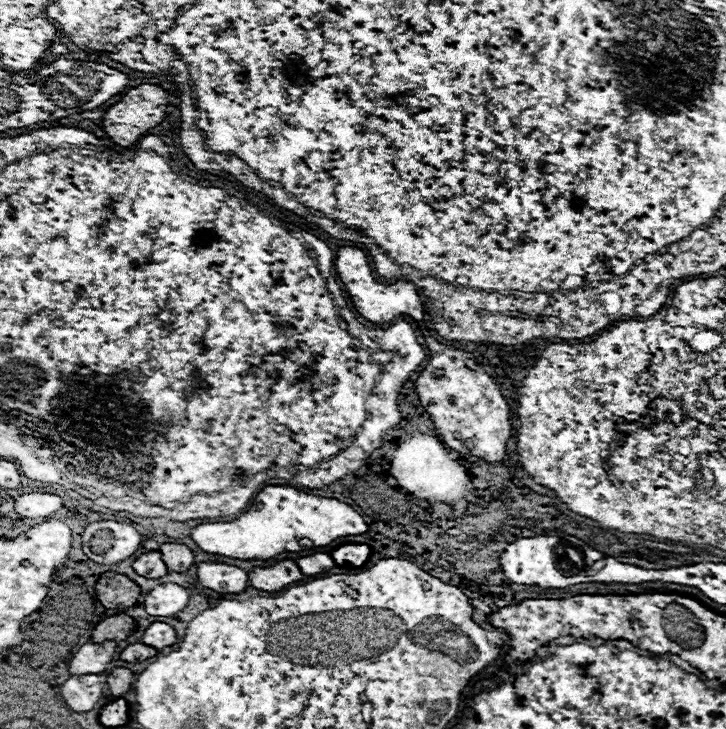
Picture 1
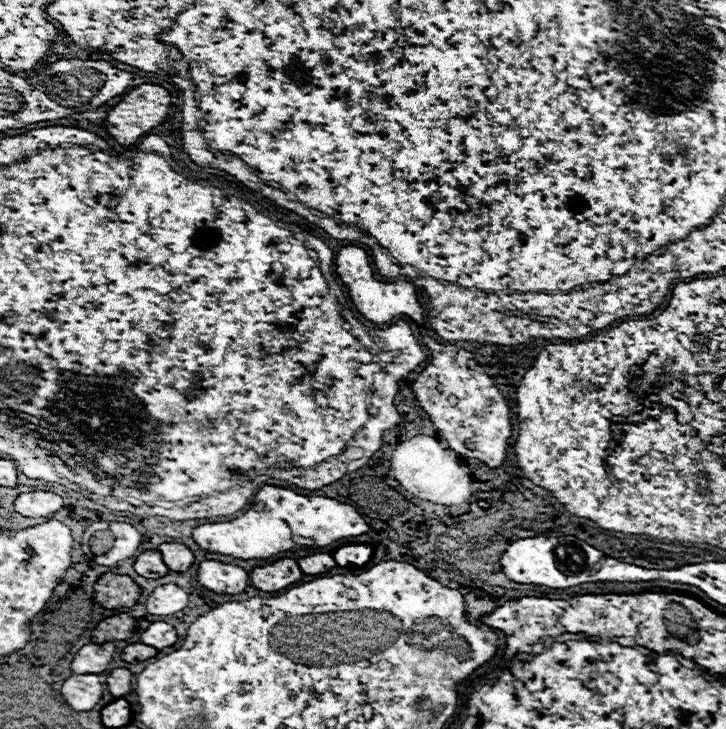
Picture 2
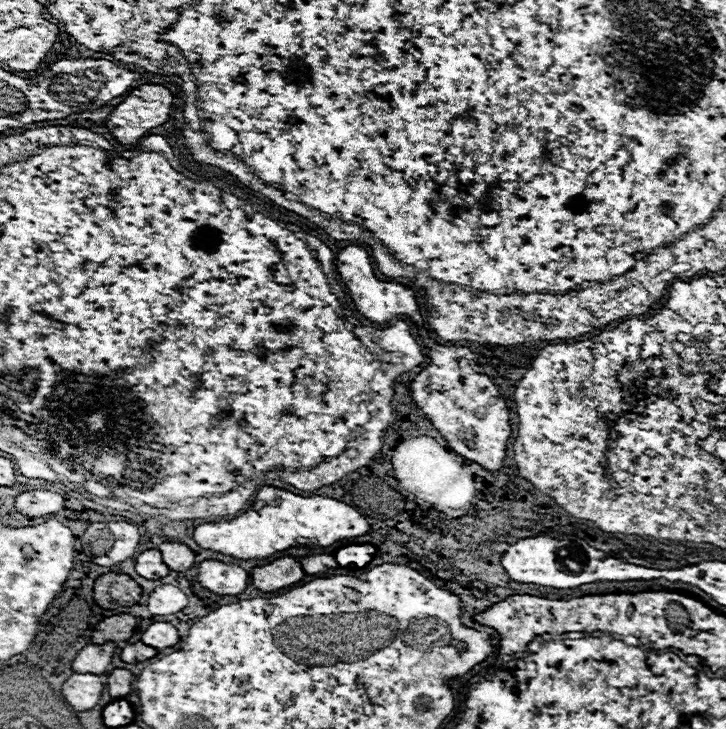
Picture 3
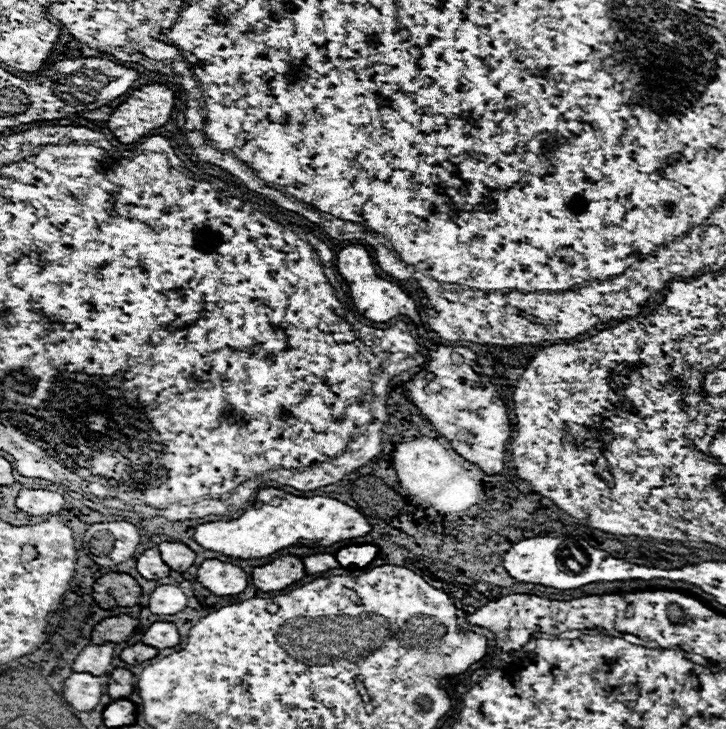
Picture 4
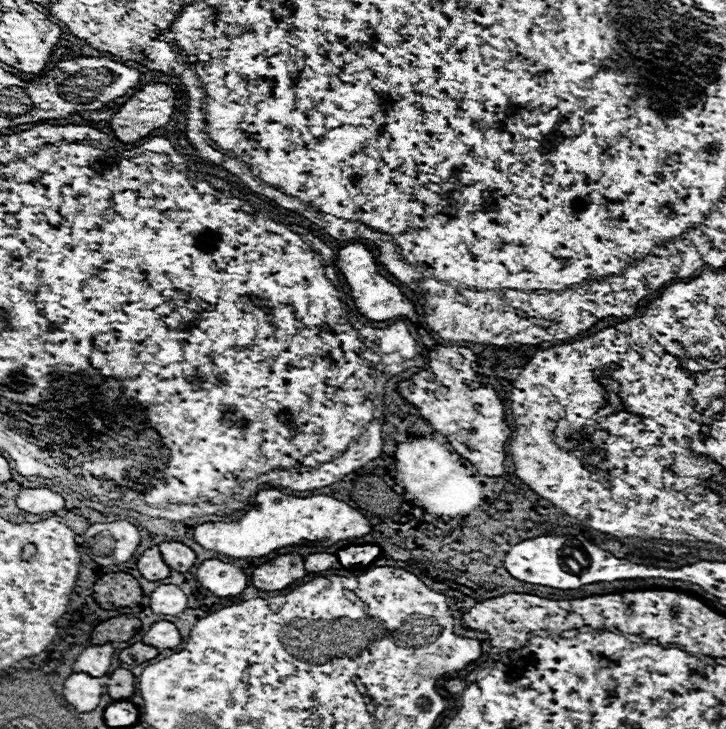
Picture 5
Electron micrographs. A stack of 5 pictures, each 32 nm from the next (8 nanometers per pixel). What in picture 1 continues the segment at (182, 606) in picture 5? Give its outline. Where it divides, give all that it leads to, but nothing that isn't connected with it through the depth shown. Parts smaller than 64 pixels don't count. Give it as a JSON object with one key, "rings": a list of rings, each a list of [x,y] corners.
{"rings":[[[162,584],[144,596],[144,608],[150,616],[174,616],[188,604],[188,592],[178,584]]]}

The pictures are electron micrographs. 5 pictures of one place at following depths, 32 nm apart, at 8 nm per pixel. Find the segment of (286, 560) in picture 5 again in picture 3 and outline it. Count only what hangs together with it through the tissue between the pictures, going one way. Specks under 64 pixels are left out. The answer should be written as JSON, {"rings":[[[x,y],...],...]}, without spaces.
{"rings":[[[292,556],[278,558],[278,560],[274,560],[272,564],[266,564],[266,566],[258,566],[250,574],[252,584],[262,592],[282,590],[282,588],[302,580],[302,576],[304,576],[302,564],[300,564],[300,560],[296,560]]]}

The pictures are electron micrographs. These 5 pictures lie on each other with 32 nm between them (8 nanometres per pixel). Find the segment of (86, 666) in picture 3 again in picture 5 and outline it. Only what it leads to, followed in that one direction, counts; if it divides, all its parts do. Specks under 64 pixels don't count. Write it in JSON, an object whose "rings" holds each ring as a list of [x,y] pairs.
{"rings":[[[110,642],[104,646],[90,646],[76,658],[76,662],[72,664],[72,670],[100,678],[108,674],[112,654],[114,654],[114,646]]]}

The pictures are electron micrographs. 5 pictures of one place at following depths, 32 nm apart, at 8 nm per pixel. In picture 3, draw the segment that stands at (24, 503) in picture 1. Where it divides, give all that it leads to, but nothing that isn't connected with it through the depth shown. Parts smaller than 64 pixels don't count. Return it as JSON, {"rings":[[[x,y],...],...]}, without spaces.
{"rings":[[[26,490],[16,496],[16,510],[24,516],[56,514],[64,508],[64,498],[50,490]]]}

